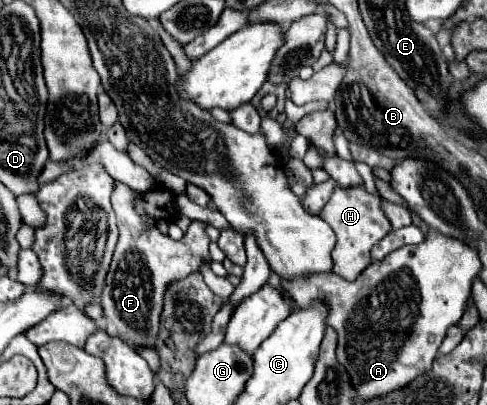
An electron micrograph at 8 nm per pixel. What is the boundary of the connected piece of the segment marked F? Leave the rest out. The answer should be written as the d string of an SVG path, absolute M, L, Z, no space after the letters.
M118 182L114 196L112 196L112 204L114 204L114 212L116 212L116 218L118 218L120 238L118 238L118 244L116 244L116 250L114 250L112 264L110 264L108 274L106 274L106 286L102 290L100 304L102 304L102 310L104 310L104 318L106 318L106 332L110 336L118 336L120 340L124 340L126 344L130 344L134 348L156 348L156 340L158 340L158 332L160 332L160 312L162 312L162 306L164 306L164 292L168 290L168 286L172 282L184 280L190 274L200 272L202 262L208 262L208 264L212 262L210 252L208 252L210 240L204 232L208 228L208 224L194 220L192 226L188 228L186 236L176 242L170 236L160 234L158 228L144 230L144 220L134 212L132 202L134 202L132 188Z

